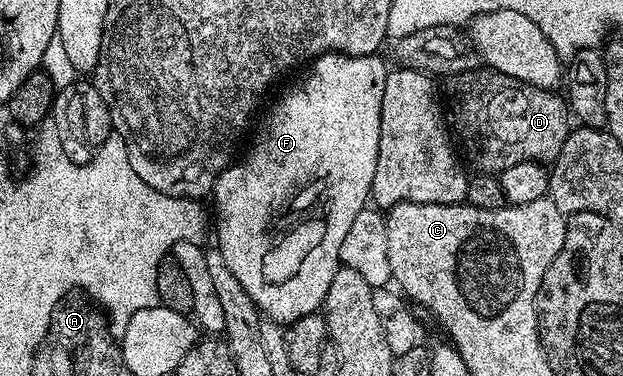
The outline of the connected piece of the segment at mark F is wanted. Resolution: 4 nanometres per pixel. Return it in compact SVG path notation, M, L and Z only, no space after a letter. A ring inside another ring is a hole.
M329 53L320 56L307 68L308 76L293 91L288 91L268 111L264 119L264 128L256 139L256 144L245 153L244 159L237 158L228 164L216 179L211 198L216 199L216 243L226 261L226 269L238 277L242 289L250 293L250 301L254 301L261 316L274 323L287 325L307 315L317 314L324 306L324 298L330 289L330 281L334 281L334 273L340 268L342 241L354 222L354 217L364 210L372 193L374 169L378 165L378 141L380 140L380 114L382 113L382 93L386 93L386 77L390 67L375 55L341 55Z

